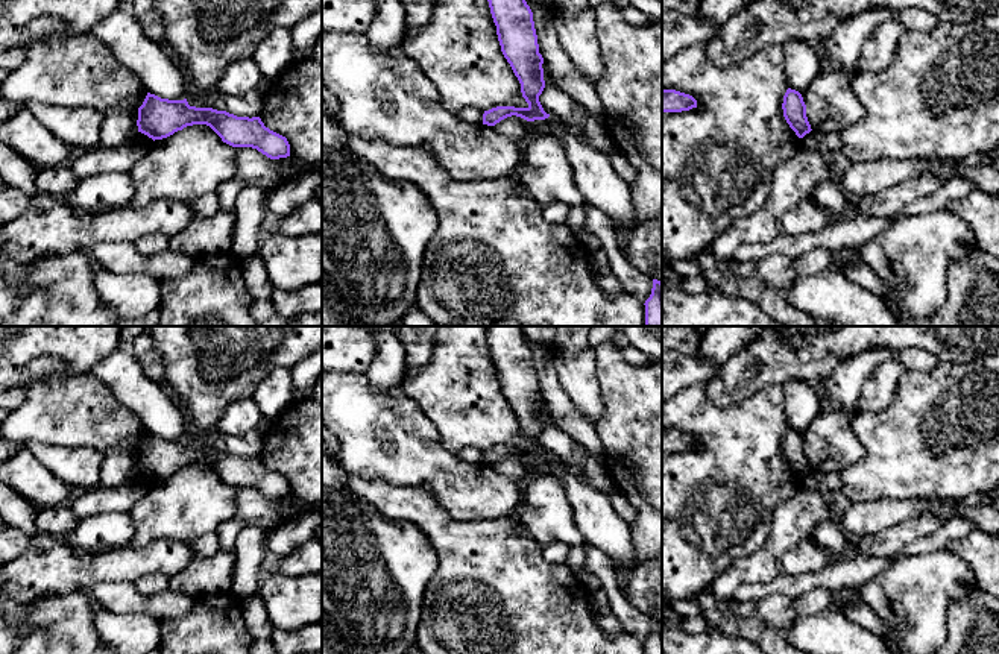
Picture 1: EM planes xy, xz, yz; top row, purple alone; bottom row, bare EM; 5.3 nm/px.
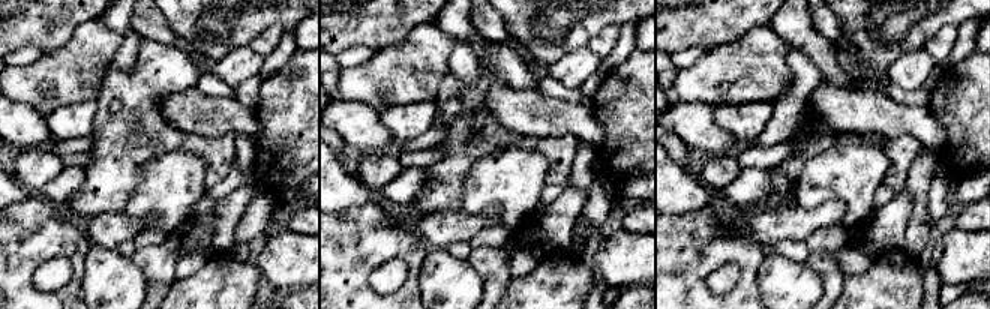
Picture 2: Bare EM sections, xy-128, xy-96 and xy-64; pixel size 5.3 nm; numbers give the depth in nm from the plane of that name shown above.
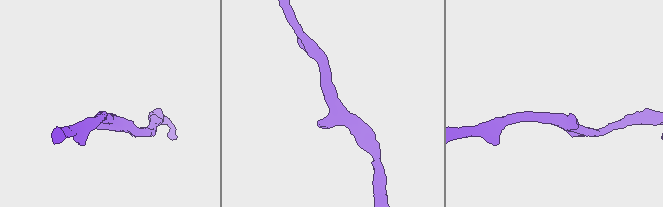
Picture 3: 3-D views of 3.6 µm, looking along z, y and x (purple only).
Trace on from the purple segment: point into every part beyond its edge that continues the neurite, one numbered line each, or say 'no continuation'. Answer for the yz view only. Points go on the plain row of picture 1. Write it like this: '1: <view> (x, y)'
no continuation

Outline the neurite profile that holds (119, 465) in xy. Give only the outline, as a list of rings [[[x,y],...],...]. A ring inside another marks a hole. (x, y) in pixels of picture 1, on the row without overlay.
[[[120,445],[103,454],[99,487],[118,487],[138,472],[129,445]]]

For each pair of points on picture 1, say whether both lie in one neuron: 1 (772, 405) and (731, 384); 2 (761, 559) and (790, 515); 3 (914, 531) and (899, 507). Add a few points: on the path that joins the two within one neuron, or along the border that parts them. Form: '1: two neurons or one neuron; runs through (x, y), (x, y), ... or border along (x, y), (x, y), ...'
1: two neurons; border along (781, 384), (767, 384), (740, 402), (718, 408)
2: one neuron; runs through (772, 548), (788, 531), (790, 525)
3: two neurons; border along (935, 515), (916, 515), (875, 534)

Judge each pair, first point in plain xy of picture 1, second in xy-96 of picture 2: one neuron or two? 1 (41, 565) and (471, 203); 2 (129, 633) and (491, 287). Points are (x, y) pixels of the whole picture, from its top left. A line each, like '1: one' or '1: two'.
1: two
2: two

